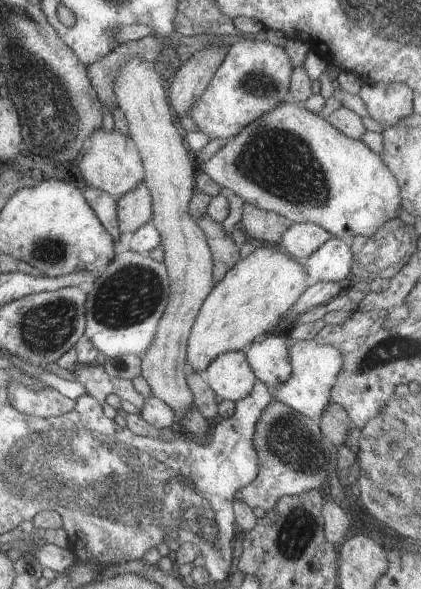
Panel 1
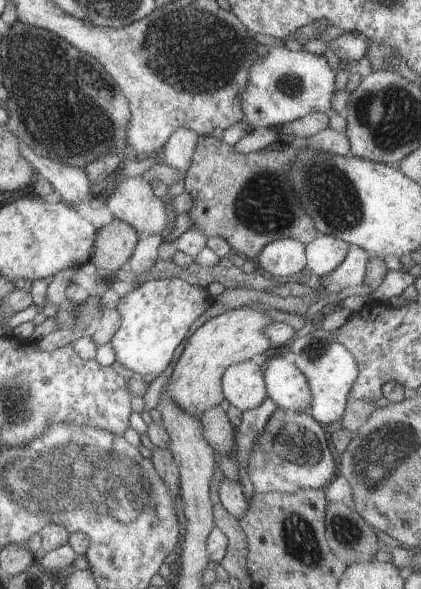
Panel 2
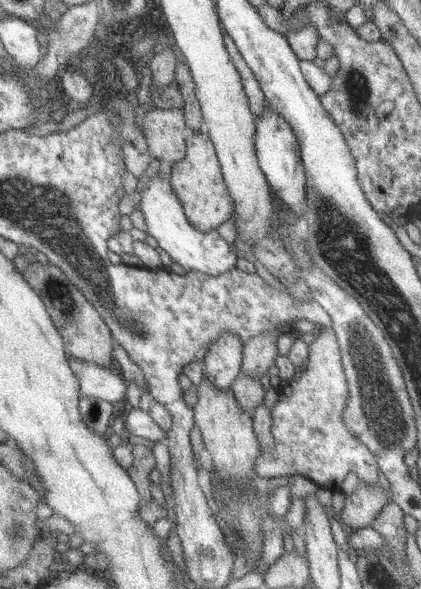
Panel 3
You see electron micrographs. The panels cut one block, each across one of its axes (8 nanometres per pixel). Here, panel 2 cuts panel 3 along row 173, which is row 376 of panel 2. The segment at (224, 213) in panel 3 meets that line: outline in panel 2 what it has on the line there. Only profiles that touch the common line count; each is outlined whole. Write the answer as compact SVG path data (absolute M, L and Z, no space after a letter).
M250 305L236 307L210 318L188 337L171 379L164 386L166 394L177 402L184 412L201 420L206 410L216 408L224 400L222 375L230 366L250 361L256 354L271 353L272 344L264 334L264 328L268 328L270 322L270 317L260 306Z

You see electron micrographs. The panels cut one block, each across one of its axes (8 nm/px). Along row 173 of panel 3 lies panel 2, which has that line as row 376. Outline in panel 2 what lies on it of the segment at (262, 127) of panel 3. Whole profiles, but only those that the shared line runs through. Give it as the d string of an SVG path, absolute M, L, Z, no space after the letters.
M269 354L263 366L266 390L278 407L292 412L310 412L312 392L308 380L289 357Z

